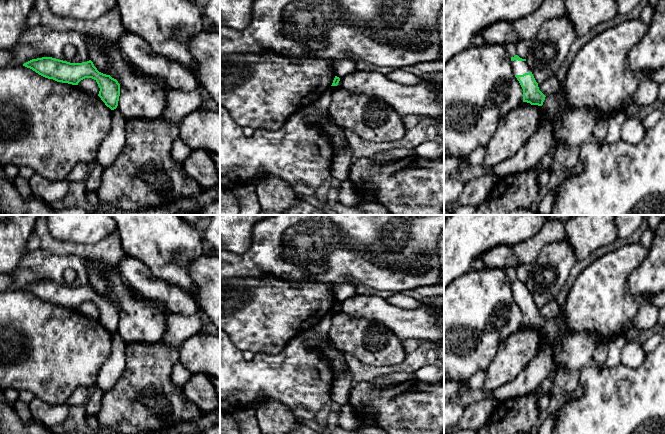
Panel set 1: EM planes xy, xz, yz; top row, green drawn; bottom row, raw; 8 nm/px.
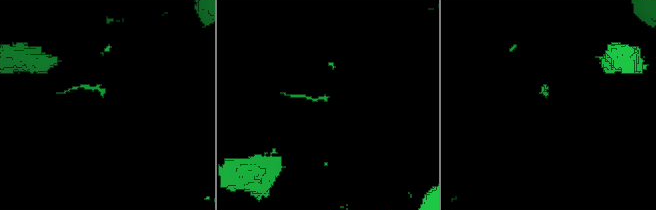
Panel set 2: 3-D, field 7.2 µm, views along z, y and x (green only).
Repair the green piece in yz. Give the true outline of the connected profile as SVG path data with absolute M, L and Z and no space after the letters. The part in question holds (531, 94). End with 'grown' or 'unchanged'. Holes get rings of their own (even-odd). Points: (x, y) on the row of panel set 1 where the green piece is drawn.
M515 55L511 57L511 61L515 77L523 89L523 102L542 106L546 96L539 90L538 83L526 63L526 59Z; grown

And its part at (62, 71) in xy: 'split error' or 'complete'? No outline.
complete

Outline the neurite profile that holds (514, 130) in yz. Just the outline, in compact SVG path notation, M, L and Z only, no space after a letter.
M522 102L499 120L491 141L486 145L482 166L488 171L515 156L537 133L541 122L541 106Z

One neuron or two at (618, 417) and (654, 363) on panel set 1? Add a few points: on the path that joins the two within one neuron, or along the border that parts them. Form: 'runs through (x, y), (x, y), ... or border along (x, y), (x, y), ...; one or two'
runs through (631, 404), (654, 381), (654, 376); one

